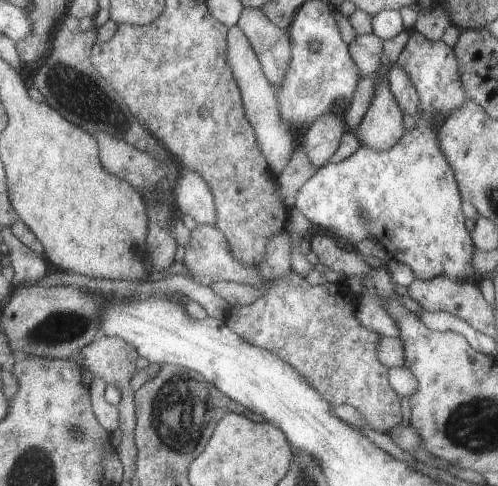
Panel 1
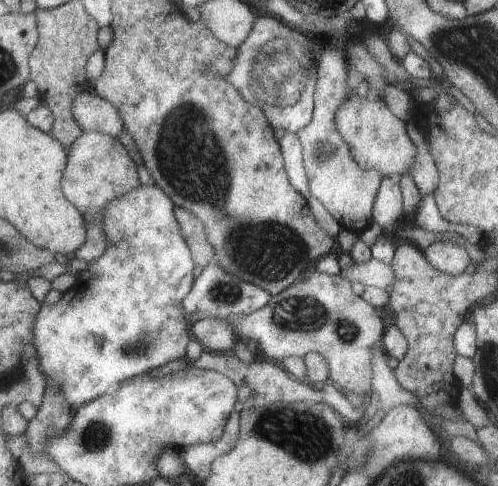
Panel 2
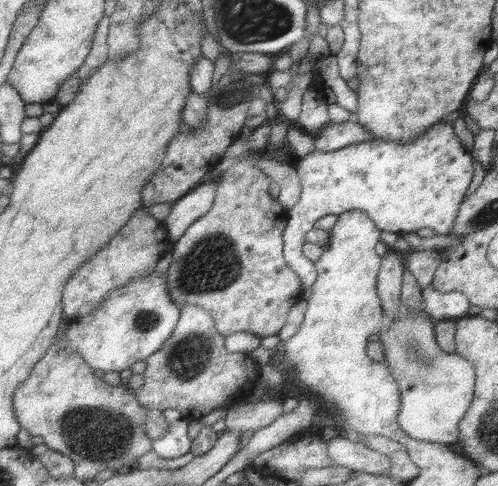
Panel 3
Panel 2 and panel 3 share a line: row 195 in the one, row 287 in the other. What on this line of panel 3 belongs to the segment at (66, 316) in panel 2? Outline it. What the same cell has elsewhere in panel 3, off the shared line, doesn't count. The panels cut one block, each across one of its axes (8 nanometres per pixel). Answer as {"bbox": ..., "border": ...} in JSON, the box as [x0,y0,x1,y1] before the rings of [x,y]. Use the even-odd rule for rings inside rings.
{"bbox":[69,274,183,374],"border":[[[153,274],[113,292],[91,316],[69,322],[71,348],[85,356],[85,362],[93,370],[101,370],[105,374],[131,370],[139,360],[147,360],[155,352],[161,352],[181,324],[183,308],[175,304],[169,292],[167,274]]]}

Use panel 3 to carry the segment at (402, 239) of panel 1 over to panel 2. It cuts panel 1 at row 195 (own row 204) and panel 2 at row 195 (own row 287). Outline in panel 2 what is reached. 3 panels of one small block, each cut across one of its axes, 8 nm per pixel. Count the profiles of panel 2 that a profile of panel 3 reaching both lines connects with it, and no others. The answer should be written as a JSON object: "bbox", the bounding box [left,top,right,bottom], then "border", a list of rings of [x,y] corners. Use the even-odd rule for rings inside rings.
{"bbox":[279,134,311,198],"border":[[[283,134],[283,138],[279,140],[281,146],[281,154],[283,154],[283,162],[285,162],[285,172],[289,176],[289,182],[293,184],[293,188],[303,196],[303,198],[311,198],[311,188],[309,188],[309,180],[307,180],[307,170],[305,170],[305,156],[303,156],[303,146],[297,138],[297,134]]]}

